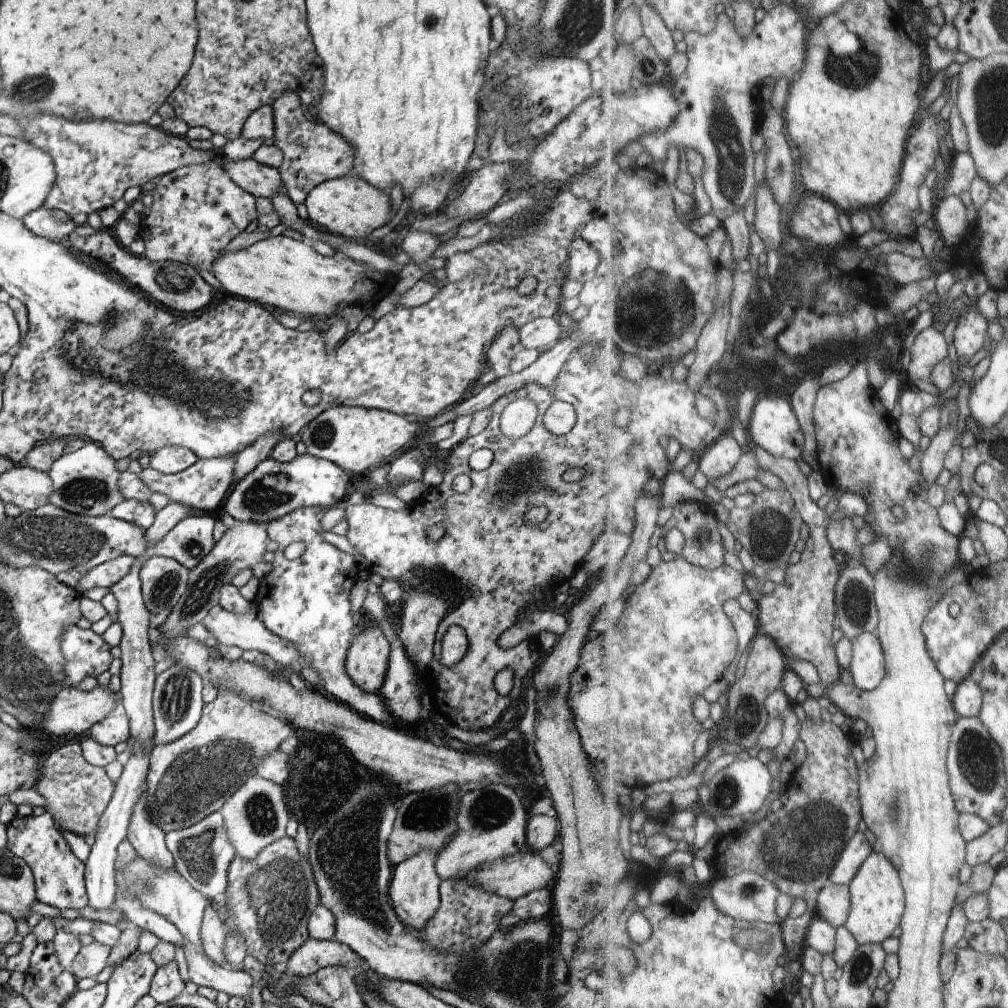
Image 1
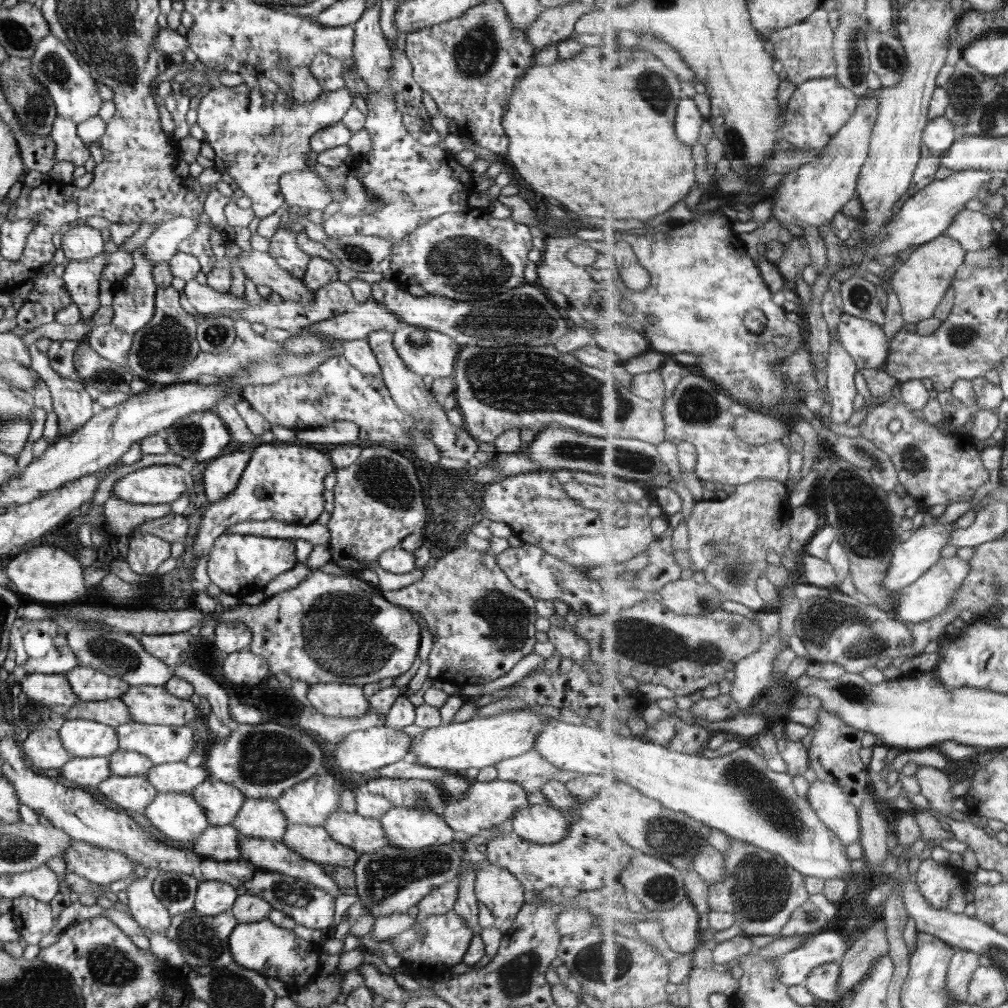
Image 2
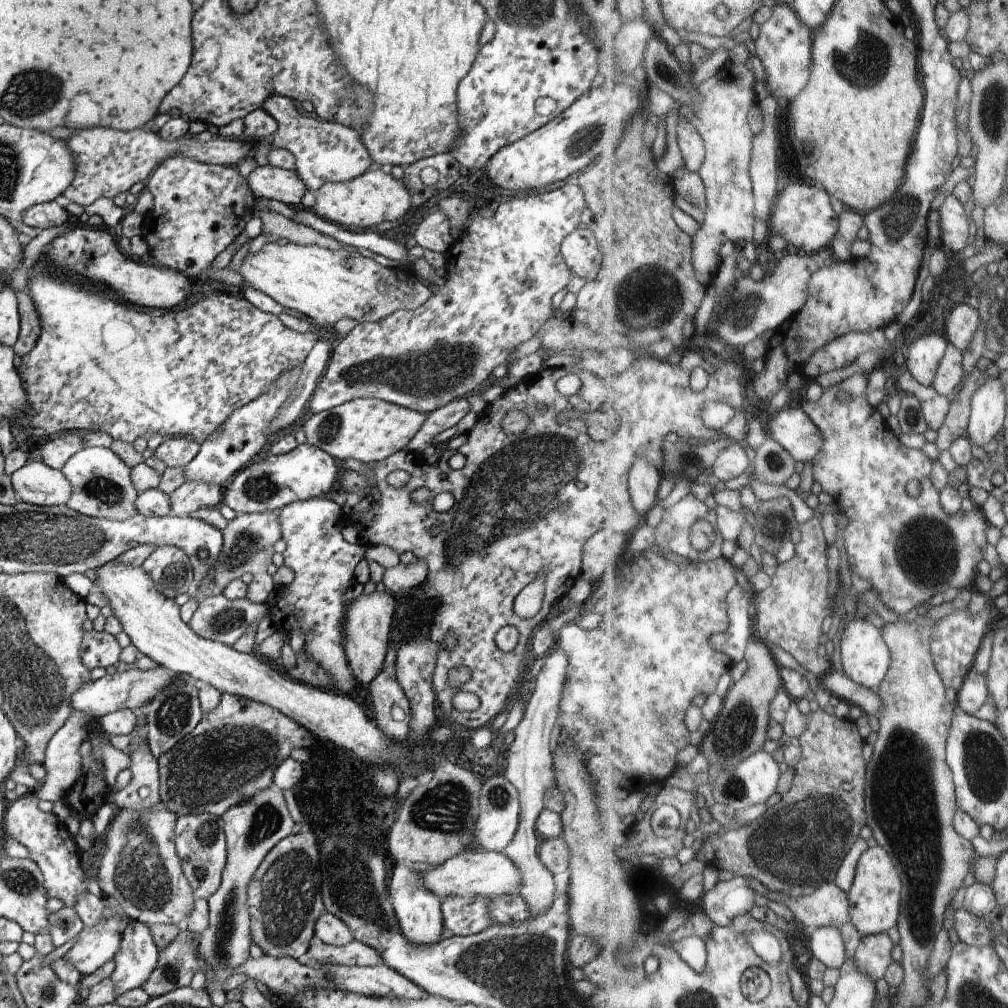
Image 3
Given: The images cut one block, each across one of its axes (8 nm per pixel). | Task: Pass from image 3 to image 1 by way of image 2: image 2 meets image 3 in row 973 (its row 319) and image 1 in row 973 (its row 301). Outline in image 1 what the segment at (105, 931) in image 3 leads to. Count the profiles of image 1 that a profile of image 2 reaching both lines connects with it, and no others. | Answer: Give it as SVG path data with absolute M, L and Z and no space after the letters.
M93 942L82 946L71 965L71 974L77 982L85 978L95 979L108 965L111 950L102 944Z

